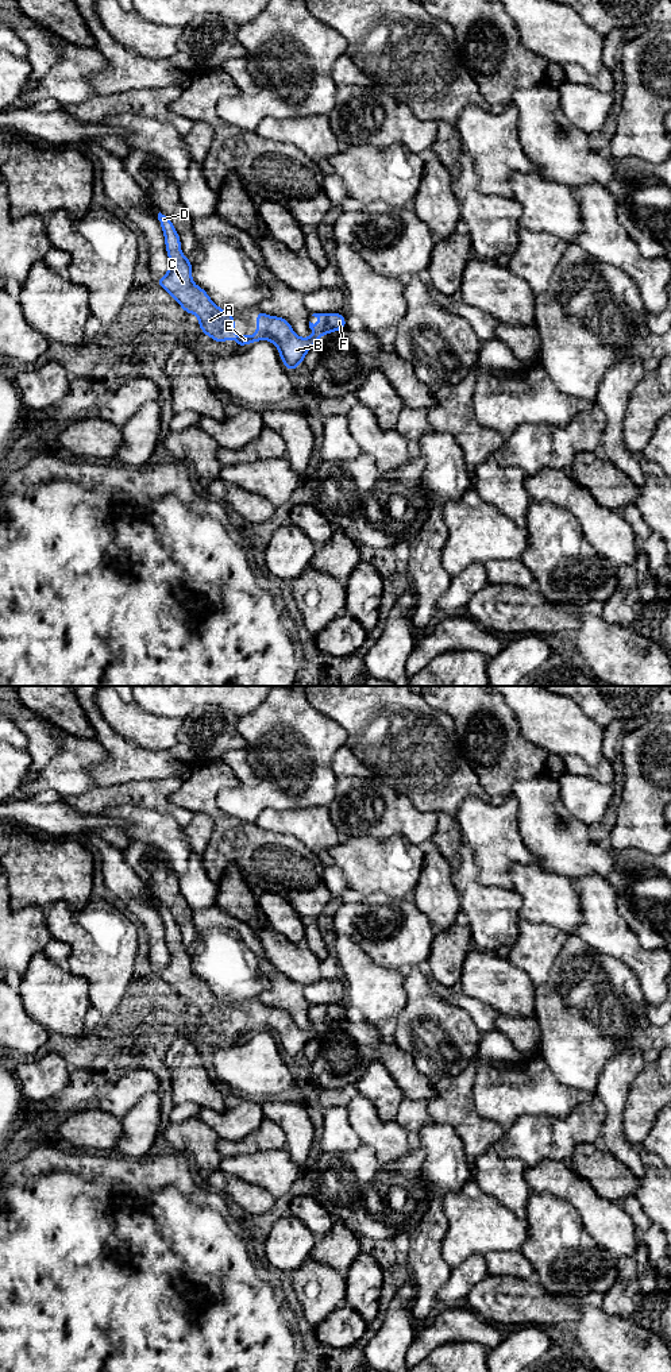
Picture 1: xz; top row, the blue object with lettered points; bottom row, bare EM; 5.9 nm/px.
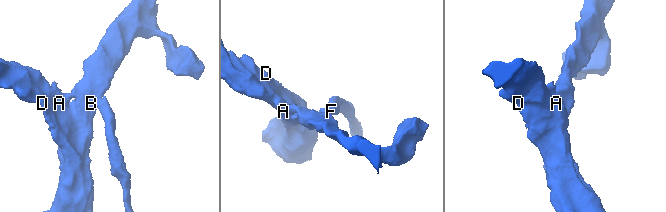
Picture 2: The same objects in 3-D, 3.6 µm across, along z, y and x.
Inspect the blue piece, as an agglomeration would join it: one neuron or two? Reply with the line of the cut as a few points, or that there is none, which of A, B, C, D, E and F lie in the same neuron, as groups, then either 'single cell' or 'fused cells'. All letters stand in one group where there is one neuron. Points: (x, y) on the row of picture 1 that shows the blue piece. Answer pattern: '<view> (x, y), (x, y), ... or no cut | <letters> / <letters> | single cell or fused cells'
xz (315, 334), (319, 336) | A B C D E / F | fused cells

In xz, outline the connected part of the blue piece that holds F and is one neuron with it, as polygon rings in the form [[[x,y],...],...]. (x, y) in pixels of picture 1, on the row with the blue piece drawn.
[[[340,312],[338,313],[313,313],[312,316],[320,320],[317,325],[309,321],[309,328],[317,336],[324,336],[333,331],[346,329],[346,317]]]

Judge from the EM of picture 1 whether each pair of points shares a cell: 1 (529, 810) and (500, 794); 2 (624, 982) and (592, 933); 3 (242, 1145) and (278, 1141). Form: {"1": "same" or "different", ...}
{"1": "different", "2": "different", "3": "same"}

